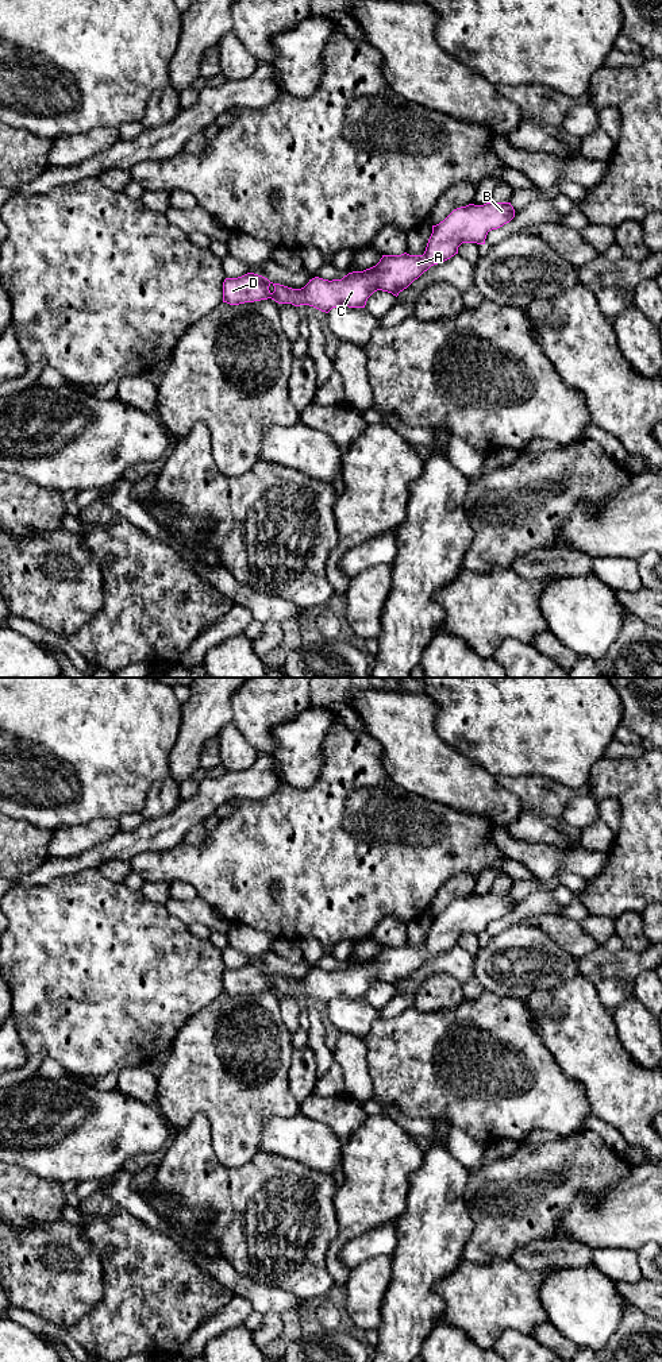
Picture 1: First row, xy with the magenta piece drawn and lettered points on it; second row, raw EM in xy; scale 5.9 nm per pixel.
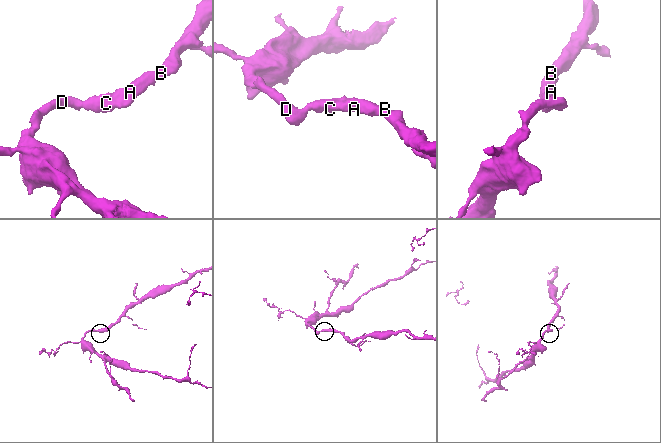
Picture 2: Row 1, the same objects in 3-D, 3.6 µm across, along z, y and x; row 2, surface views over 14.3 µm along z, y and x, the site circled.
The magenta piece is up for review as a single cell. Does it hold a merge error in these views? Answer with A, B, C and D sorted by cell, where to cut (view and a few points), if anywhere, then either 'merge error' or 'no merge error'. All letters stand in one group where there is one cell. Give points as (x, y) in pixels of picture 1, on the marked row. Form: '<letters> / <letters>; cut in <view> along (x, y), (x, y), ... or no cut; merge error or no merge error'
A B C D; no cut; no merge error

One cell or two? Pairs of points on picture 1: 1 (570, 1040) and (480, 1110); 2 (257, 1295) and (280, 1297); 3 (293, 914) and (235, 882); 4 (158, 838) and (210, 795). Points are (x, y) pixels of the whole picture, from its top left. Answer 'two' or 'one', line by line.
1: two
2: one
3: one
4: one

